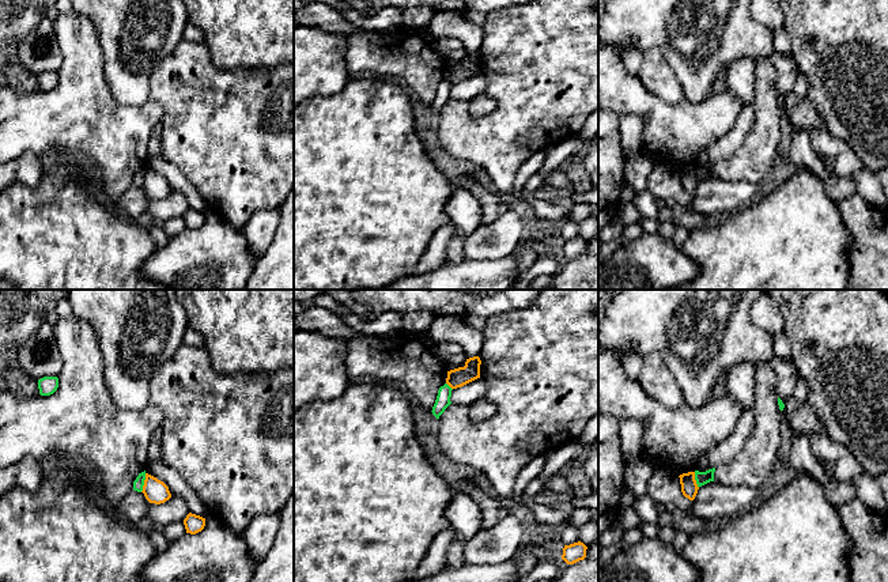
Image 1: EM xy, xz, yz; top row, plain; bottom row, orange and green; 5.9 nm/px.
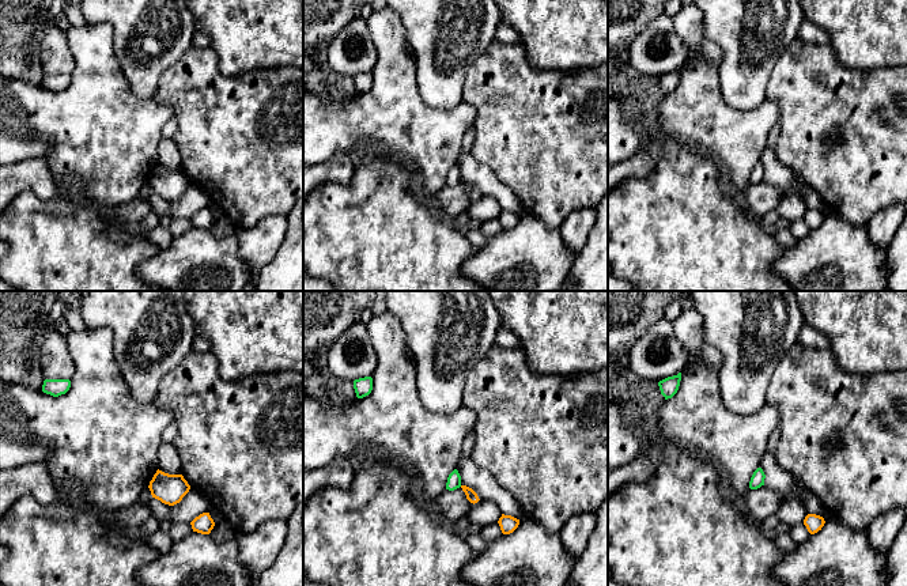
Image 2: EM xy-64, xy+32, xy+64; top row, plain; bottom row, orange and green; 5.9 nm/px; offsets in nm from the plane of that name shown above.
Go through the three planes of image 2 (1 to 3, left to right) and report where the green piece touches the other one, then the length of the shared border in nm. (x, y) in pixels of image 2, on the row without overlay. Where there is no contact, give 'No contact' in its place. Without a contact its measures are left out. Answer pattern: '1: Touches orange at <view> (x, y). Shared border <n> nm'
1: No contact
2: No contact
3: No contact

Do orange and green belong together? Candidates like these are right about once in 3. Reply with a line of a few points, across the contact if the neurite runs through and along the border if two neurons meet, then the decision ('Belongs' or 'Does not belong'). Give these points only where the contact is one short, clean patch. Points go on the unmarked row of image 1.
Line: xy (146, 169), (140, 186). Does not belong

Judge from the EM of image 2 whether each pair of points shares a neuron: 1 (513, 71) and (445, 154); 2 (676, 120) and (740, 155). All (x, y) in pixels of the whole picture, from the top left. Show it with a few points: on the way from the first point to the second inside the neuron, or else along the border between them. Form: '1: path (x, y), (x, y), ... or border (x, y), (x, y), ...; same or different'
1: border (463, 99), (476, 112), (473, 125); different
2: path (692, 120), (709, 135), (720, 135), (724, 139); same

